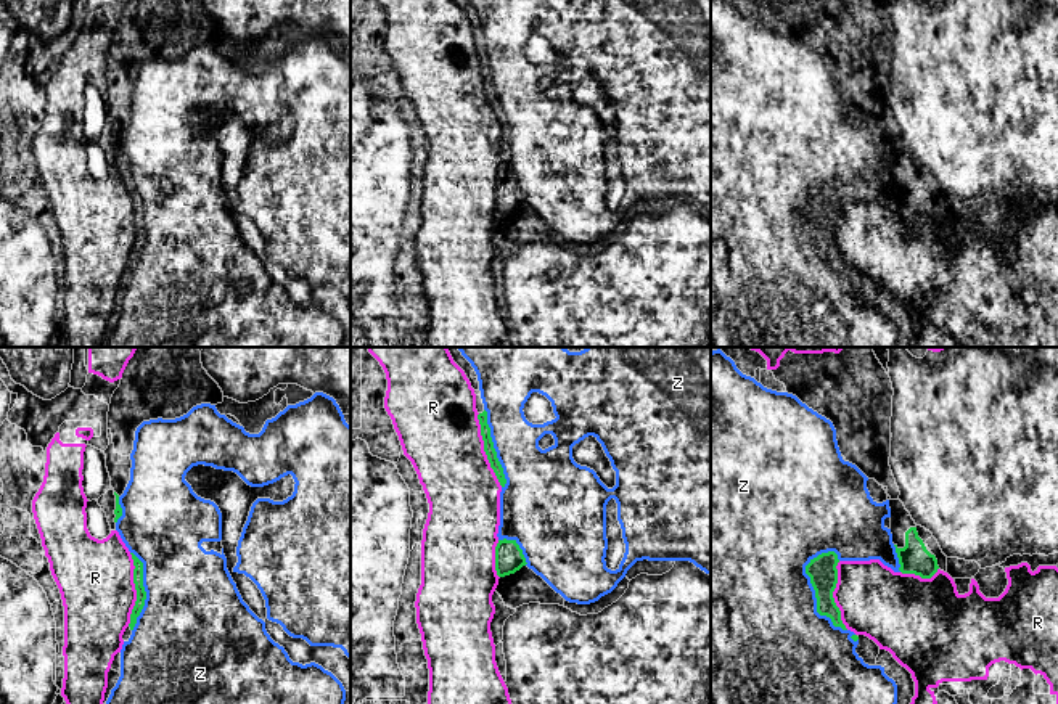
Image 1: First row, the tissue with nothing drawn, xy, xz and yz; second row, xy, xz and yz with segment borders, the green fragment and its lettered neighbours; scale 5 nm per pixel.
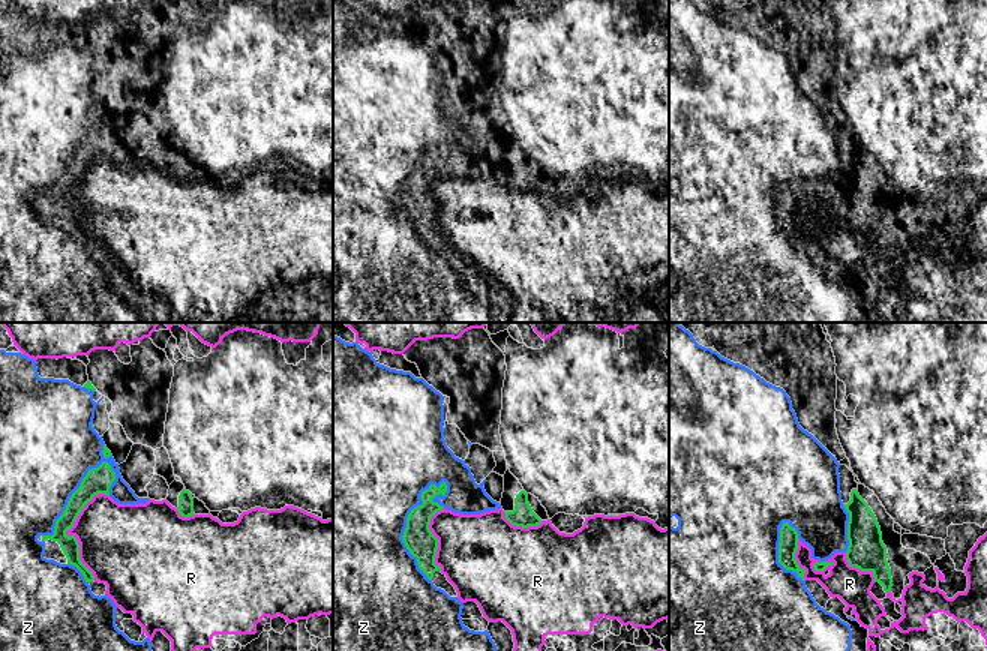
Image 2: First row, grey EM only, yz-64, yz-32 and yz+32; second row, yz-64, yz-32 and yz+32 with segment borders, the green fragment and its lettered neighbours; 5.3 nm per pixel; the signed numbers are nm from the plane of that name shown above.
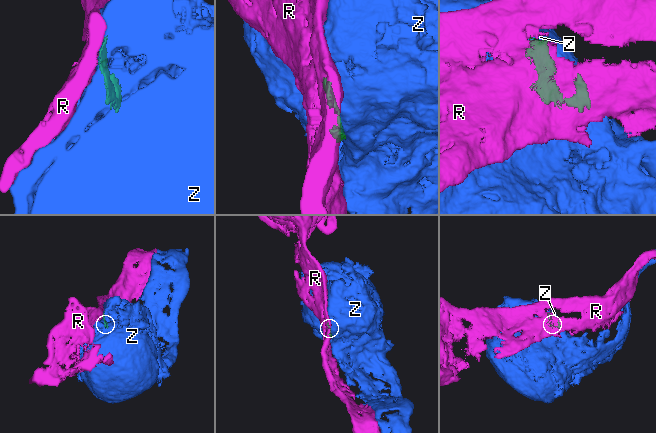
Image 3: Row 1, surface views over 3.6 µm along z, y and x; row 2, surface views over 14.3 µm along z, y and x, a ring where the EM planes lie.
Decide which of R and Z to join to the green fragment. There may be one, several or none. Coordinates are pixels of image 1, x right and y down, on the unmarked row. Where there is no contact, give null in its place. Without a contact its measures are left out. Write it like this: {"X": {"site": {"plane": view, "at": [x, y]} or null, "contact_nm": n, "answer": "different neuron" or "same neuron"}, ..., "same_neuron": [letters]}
{"R": {"site": {"plane": "xy", "at": [135, 229]}, "contact_nm": 360, "answer": "different neuron"}, "Z": {"site": {"plane": "yz", "at": [816, 237]}, "contact_nm": 420, "answer": "same neuron"}, "same_neuron": ["Z"]}

